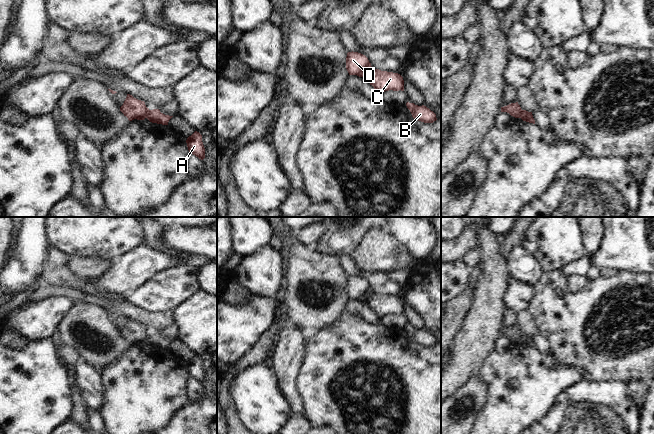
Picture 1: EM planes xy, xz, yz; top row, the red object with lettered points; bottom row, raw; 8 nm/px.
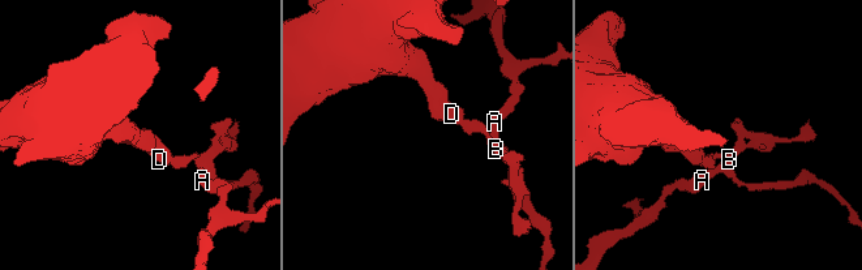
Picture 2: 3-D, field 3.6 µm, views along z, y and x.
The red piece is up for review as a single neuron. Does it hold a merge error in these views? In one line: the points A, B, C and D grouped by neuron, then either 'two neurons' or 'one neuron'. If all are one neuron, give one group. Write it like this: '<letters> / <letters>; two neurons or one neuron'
A B C / D; two neurons

